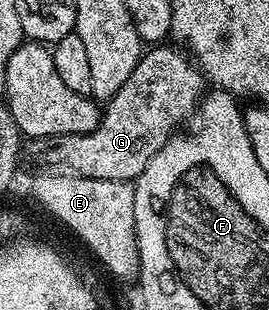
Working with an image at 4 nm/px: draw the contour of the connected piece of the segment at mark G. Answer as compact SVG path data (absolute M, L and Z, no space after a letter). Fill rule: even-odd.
M171 43L156 44L144 52L133 67L133 75L106 102L93 131L32 140L31 153L43 167L68 177L134 182L149 159L180 132L179 124L194 118L205 96L203 85L205 78L198 65L182 48Z

